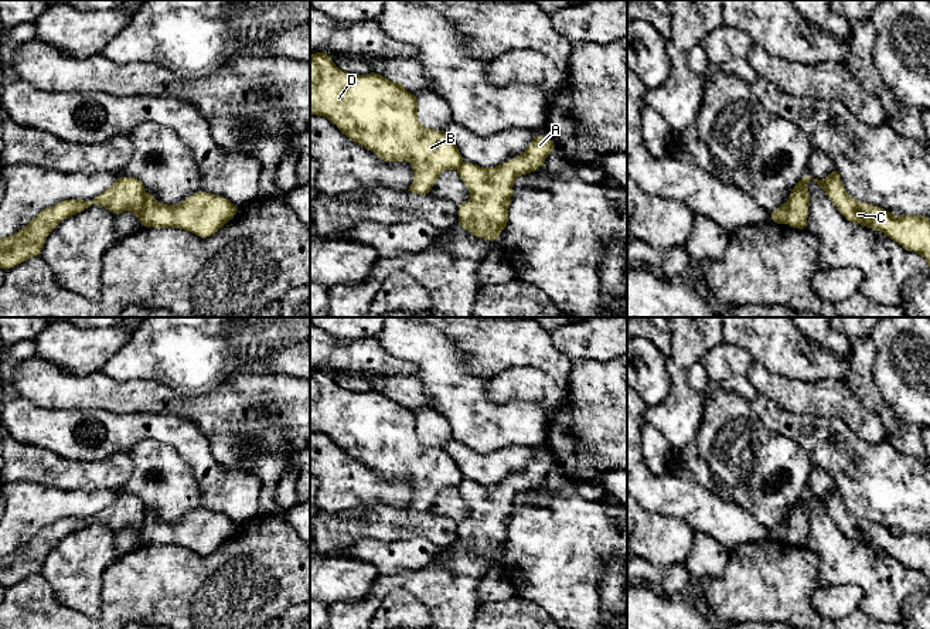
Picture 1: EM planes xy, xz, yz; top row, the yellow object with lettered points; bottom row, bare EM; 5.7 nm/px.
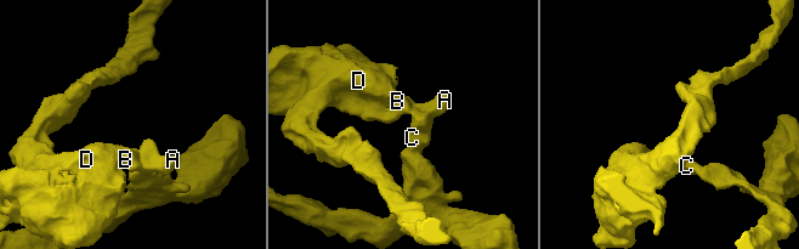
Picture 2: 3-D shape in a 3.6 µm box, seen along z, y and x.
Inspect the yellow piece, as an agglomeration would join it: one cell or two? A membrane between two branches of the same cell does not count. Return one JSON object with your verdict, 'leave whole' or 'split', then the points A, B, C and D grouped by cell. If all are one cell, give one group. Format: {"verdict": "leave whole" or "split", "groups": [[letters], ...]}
{"verdict": "split", "groups": [["A", "C"], ["B", "D"]]}

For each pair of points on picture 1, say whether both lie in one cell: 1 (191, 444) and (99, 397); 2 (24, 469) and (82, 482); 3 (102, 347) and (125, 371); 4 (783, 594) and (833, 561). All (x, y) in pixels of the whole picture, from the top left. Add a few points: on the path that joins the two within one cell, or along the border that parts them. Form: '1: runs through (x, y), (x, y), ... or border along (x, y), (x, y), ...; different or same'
1: border along (99, 408), (115, 412), (166, 414); different
2: runs through (38, 466), (47, 466), (68, 475); same
3: border along (132, 335), (101, 370); different
4: border along (803, 546), (818, 558), (817, 585); different

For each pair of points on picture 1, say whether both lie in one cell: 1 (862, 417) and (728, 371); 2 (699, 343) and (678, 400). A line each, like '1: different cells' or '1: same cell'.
1: different cells
2: same cell

